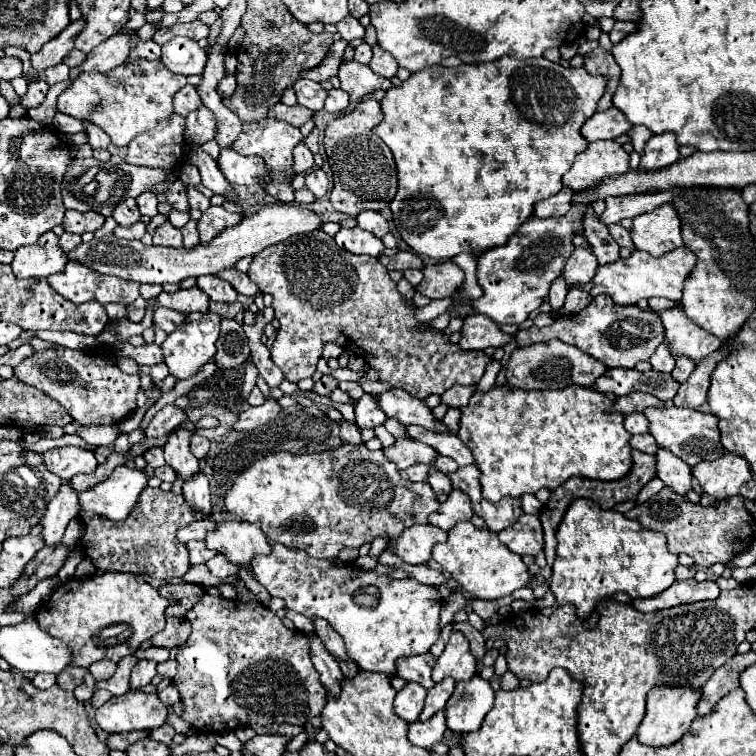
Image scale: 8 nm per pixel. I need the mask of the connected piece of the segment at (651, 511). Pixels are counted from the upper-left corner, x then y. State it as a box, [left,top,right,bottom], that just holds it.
[627,487,755,567]

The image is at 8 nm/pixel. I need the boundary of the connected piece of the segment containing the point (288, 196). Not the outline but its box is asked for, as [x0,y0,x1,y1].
[235,119,303,203]

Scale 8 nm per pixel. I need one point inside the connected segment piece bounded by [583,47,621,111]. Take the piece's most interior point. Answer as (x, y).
(599, 62)

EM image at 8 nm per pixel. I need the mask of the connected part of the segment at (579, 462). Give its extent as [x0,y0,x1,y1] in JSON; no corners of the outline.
[459,387,631,503]

